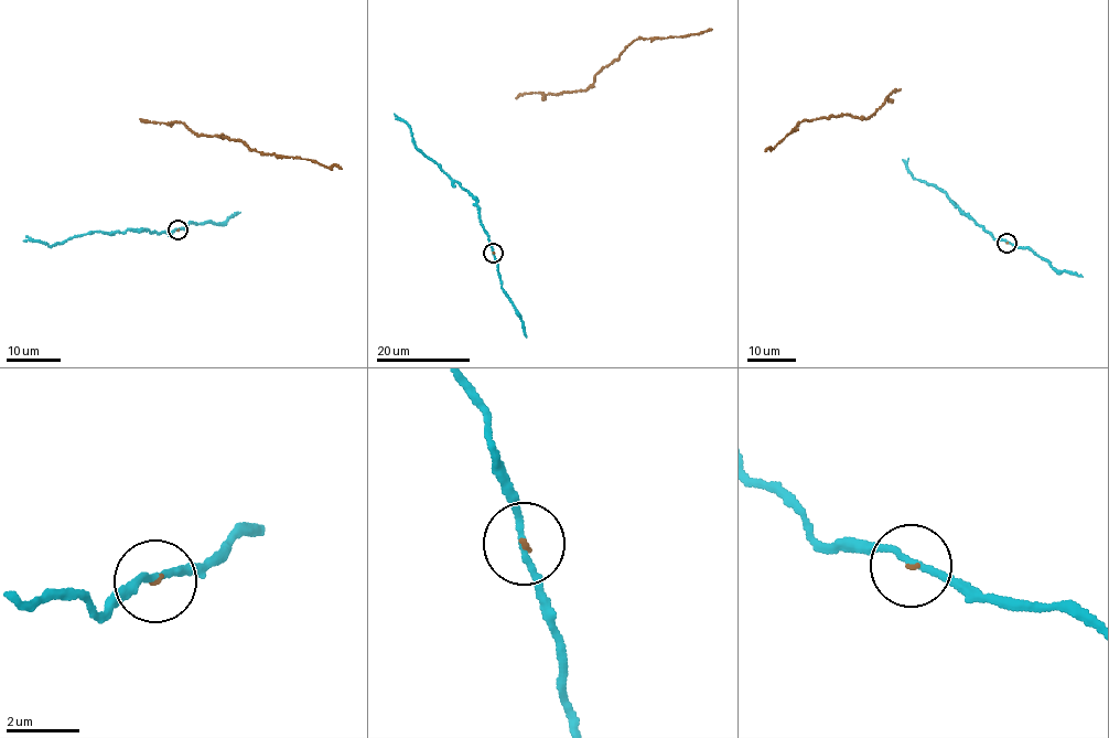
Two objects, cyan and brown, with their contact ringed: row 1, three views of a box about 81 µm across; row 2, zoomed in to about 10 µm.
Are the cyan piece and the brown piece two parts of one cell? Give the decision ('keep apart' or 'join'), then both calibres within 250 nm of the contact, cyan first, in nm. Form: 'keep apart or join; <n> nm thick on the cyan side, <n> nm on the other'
join; 150 nm thick on the cyan side, 60 nm on the other

